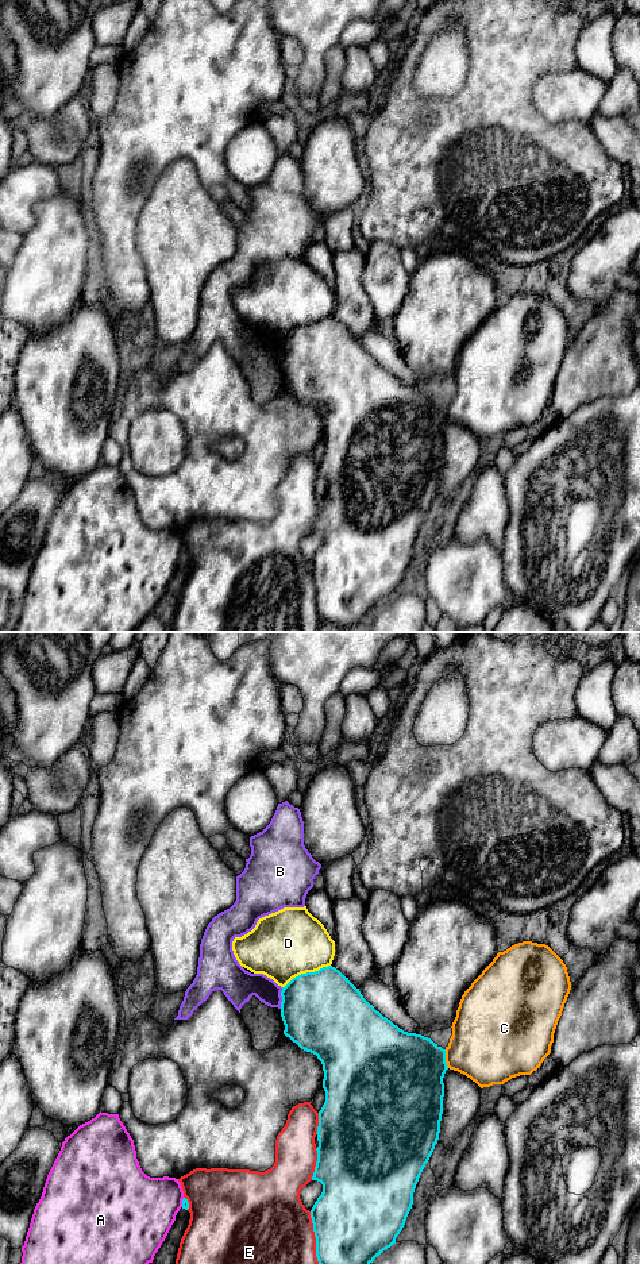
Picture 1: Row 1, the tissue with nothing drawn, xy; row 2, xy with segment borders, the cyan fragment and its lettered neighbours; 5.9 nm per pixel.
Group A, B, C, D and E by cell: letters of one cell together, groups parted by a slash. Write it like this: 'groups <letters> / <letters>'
groups A / B / C / D / E

